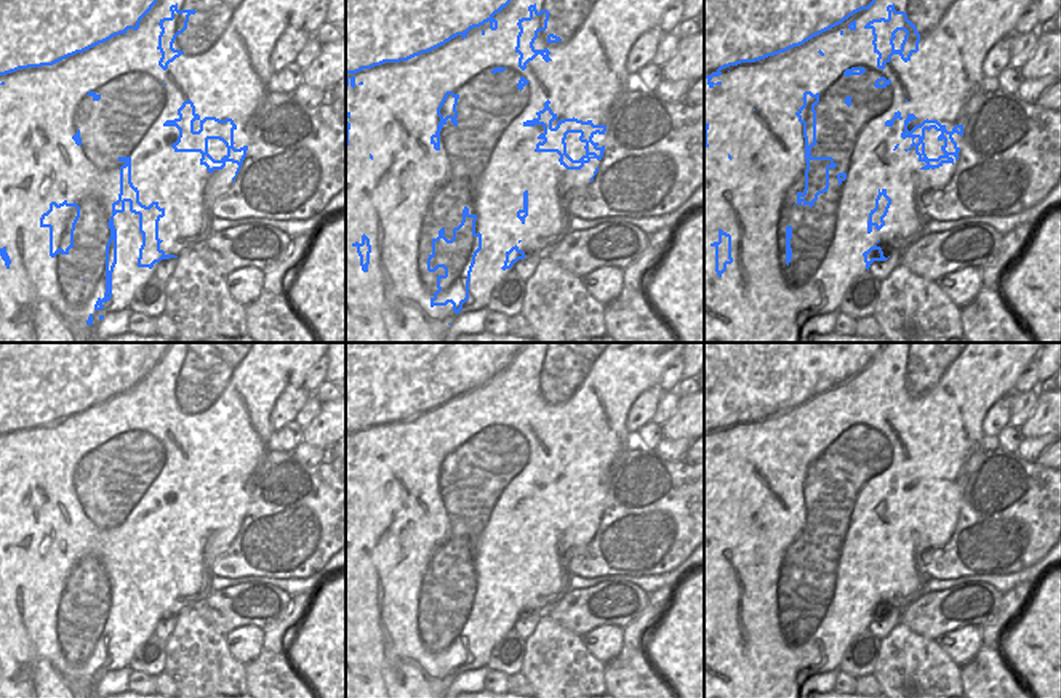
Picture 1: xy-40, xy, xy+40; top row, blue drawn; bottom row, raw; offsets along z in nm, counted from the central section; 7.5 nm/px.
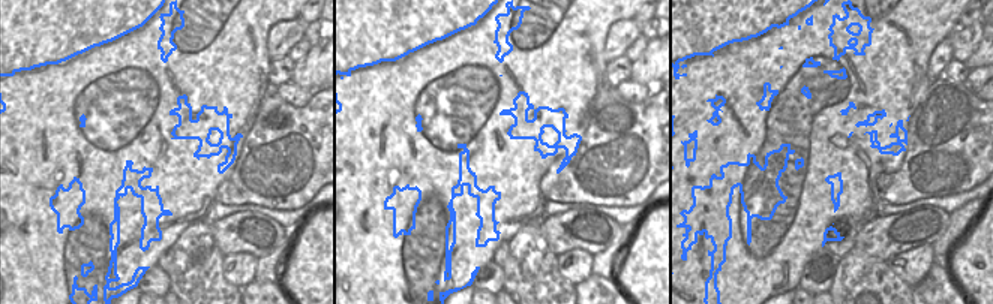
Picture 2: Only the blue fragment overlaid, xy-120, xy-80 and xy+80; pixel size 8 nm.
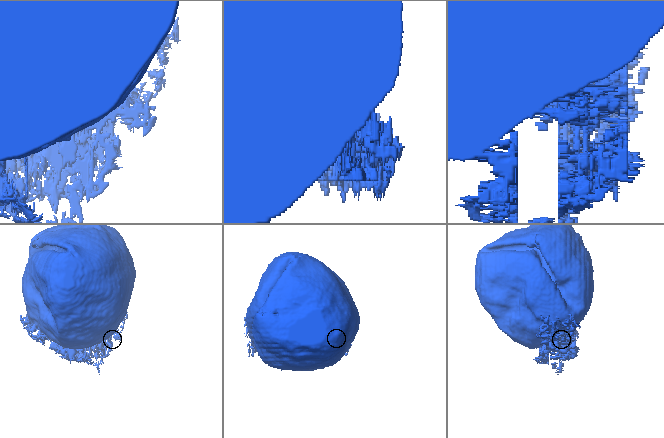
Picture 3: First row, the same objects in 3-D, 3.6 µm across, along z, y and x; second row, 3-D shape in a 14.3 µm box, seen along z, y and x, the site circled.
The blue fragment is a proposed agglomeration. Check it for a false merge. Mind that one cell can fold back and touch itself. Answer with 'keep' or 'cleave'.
keep

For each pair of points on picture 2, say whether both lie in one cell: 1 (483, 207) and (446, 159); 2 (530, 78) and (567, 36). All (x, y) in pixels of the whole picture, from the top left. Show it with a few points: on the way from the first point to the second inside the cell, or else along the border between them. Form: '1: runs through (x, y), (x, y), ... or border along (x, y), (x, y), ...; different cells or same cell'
1: runs through (471, 195), (447, 171); same cell
2: runs through (536, 68), (557, 47); same cell

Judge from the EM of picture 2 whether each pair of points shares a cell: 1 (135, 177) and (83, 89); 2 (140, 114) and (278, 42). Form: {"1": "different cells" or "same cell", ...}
{"1": "same cell", "2": "different cells"}

